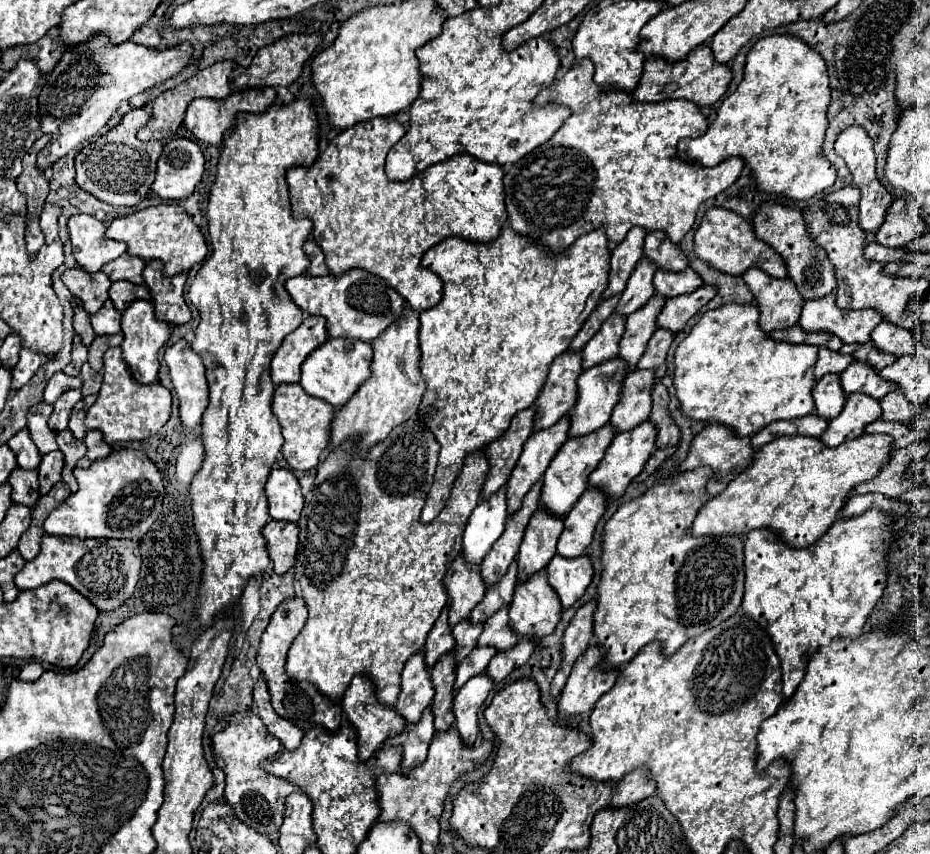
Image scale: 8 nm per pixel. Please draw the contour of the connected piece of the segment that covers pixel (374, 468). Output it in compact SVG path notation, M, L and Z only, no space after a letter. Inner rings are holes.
M410 419L398 425L382 443L374 445L364 459L358 457L352 443L344 443L318 463L314 487L306 495L298 521L300 543L294 565L308 607L308 619L304 631L294 639L288 651L286 673L294 681L316 685L332 703L340 703L352 677L364 675L374 683L376 699L382 705L392 707L398 699L400 673L406 661L422 651L428 631L446 605L442 577L462 551L462 531L472 509L480 501L482 483L486 481L490 464L483 450L471 453L453 484L440 517L424 525L418 517L432 485L436 457L436 439L430 437L430 431L426 431L418 419Z

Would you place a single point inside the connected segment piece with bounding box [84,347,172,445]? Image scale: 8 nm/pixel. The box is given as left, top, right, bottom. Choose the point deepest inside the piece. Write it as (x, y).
(125, 410)

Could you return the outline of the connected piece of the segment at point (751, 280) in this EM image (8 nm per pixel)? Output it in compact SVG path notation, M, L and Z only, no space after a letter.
M746 271L744 283L754 295L754 303L760 311L760 329L764 333L776 329L790 329L798 323L804 299L798 297L790 279L770 279L762 271Z

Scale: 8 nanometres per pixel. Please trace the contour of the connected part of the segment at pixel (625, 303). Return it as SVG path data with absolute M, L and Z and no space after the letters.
M640 259L634 273L628 279L628 285L626 285L614 313L620 315L620 317L628 317L630 313L634 313L642 305L646 305L648 299L654 295L652 277L654 277L654 267L650 267L650 263Z

